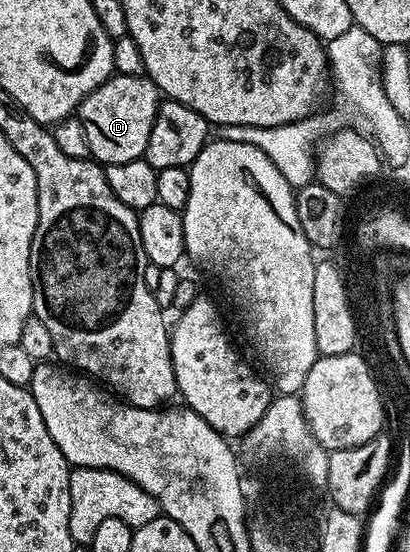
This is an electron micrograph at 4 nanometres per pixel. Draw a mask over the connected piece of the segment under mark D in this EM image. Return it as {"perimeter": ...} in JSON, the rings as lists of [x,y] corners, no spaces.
{"perimeter":[[[119,75],[110,76],[104,85],[92,89],[88,97],[78,107],[76,116],[84,125],[85,136],[88,141],[89,158],[105,165],[119,163],[120,161],[136,161],[145,156],[148,149],[148,137],[152,137],[152,125],[156,121],[156,113],[160,102],[160,92],[157,85],[142,75]]]}

